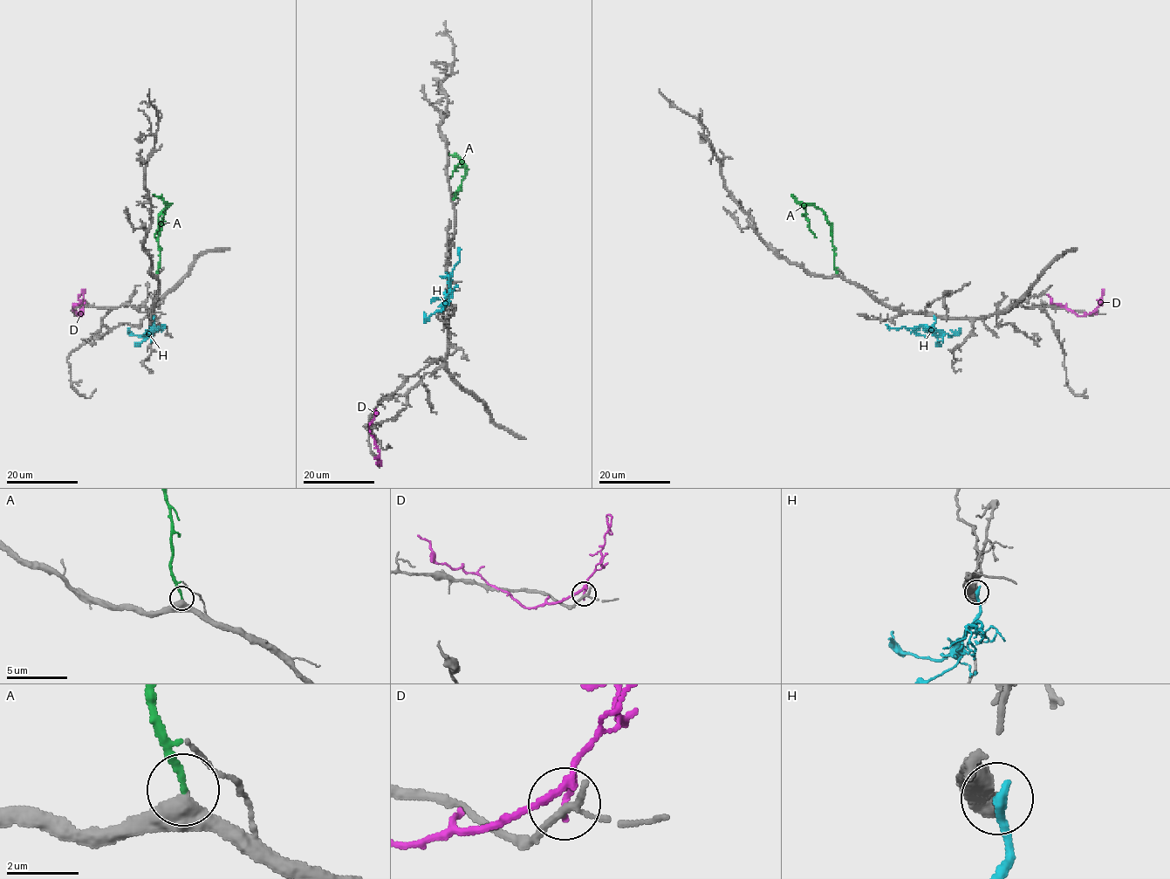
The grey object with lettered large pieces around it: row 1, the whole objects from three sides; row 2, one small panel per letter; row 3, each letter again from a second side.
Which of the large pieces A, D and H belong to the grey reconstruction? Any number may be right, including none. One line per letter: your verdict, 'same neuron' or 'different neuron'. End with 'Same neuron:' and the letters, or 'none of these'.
A: same neuron
D: different neuron
H: different neuron
Same neuron: A

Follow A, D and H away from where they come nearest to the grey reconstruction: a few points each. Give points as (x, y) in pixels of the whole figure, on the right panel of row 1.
A: (837, 273), (829, 222), (821, 209), (808, 203), (803, 206), (809, 229), (816, 236)
D: (1095, 312), (1096, 309), (1082, 316), (1076, 315), (1052, 302), (1047, 295)
H: (934, 317), (935, 322), (932, 326), (914, 328), (890, 328), (887, 326)

